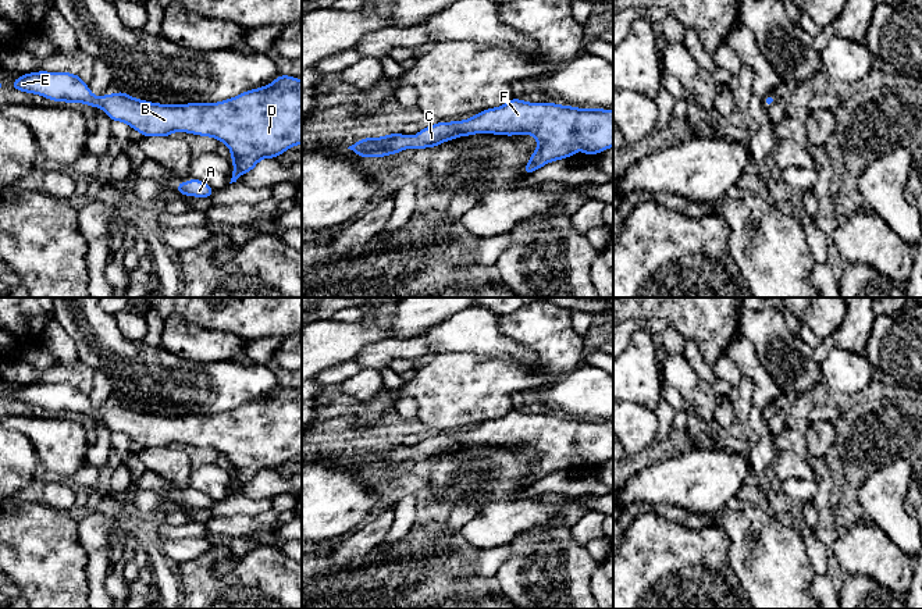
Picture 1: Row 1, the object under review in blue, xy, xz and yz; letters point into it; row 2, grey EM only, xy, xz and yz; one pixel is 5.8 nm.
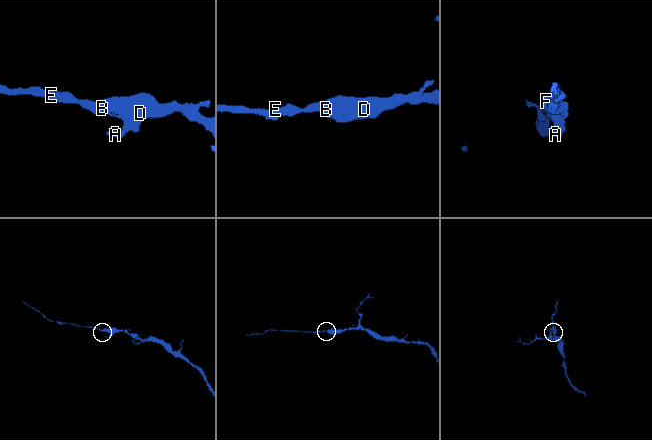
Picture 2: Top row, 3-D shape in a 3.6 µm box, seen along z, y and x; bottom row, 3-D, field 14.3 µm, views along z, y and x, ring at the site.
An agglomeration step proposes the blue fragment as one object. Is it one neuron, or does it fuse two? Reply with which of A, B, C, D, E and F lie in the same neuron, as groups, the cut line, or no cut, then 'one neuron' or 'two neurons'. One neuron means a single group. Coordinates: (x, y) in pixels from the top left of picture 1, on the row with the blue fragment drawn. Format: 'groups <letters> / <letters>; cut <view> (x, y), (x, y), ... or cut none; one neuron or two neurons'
groups A B C D E F; cut none; one neuron

